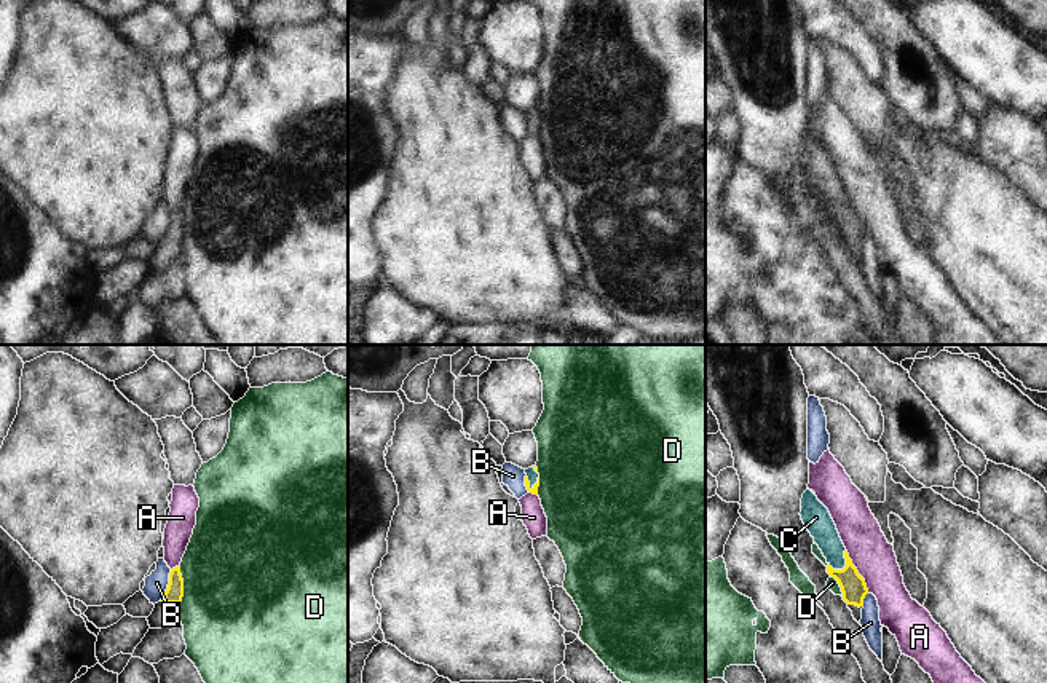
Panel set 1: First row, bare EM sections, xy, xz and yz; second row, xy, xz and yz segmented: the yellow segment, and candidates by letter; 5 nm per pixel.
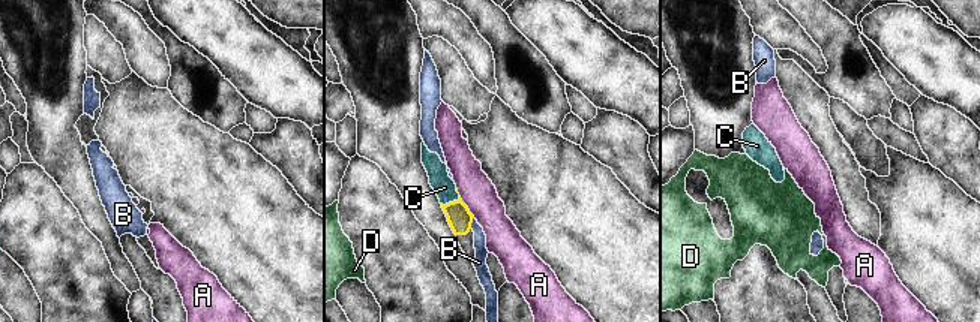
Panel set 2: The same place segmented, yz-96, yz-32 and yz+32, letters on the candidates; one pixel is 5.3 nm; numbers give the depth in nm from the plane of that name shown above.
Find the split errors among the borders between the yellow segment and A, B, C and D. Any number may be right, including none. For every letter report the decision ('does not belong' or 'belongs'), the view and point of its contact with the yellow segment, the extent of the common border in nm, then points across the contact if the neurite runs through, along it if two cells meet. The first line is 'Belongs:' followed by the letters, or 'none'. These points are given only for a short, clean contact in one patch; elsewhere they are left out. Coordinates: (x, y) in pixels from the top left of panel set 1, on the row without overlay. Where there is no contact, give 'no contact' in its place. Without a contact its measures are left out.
Belongs: C
A: does not belong; contact yz (857, 214); length 260 nm; border yz (846, 192), (869, 235)
B: does not belong; contact xy (168, 228); length 170 nm; border xy (171, 213), (168, 230), (160, 243)
C: belongs; contact yz (846, 206); length 130 nm; way yz (853, 228), (846, 217), (846, 206), (833, 193), (819, 165)
D: does not belong; contact xy (182, 230); length 200 nm; border xy (181, 209), (182, 243), (179, 249)

